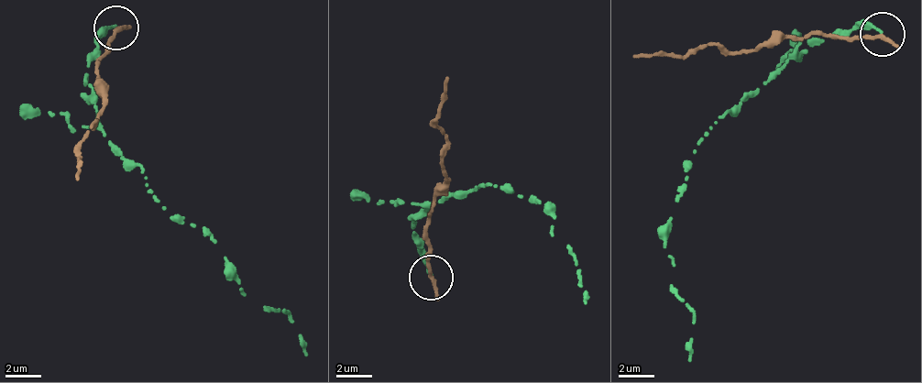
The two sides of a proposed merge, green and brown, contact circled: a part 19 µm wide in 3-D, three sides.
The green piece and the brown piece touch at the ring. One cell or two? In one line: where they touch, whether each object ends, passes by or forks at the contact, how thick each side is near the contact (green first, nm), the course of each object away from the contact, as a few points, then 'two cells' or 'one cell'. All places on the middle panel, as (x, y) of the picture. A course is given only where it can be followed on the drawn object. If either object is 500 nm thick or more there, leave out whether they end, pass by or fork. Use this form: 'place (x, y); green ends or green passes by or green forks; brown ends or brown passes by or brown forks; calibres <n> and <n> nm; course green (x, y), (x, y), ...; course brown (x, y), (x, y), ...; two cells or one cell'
place (431, 278); green ends; brown passes by; calibres 170 and 220 nm; course green (431, 276), (412, 215), (486, 182), (530, 196), (554, 216), (554, 236), (566, 245), (584, 303); course brown (431, 276), (428, 213), (440, 184), (444, 132), (435, 120), (448, 78); two cells

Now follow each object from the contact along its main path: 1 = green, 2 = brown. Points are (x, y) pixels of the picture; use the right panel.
1: (882, 32), (861, 24), (834, 32), (701, 136), (664, 246), (675, 266), (671, 285), (695, 318), (691, 359)
2: (882, 32), (808, 31), (771, 37), (739, 52), (705, 45), (685, 56), (634, 56)

